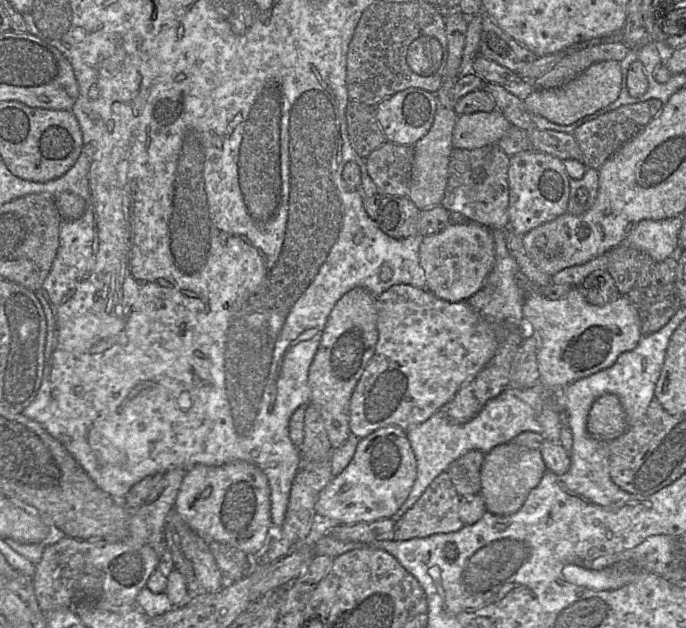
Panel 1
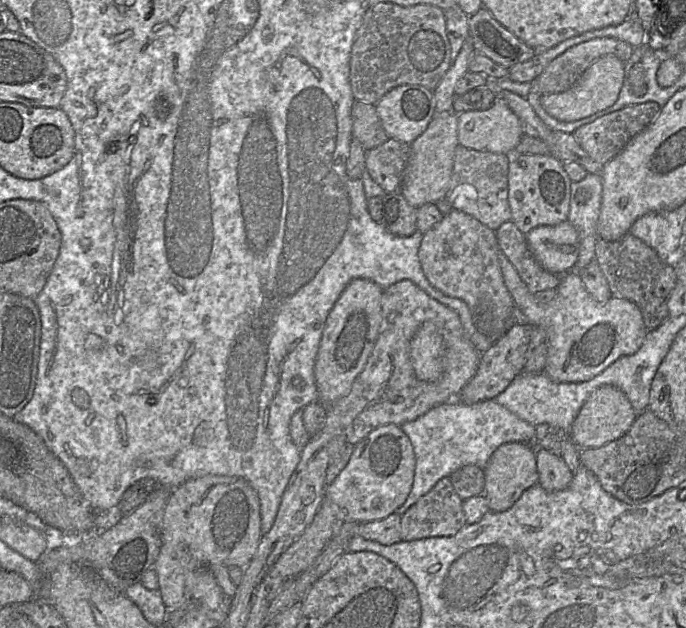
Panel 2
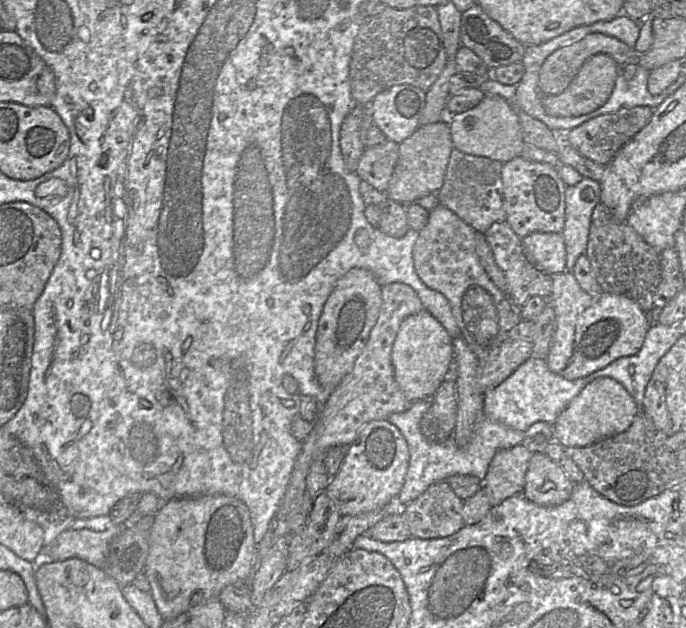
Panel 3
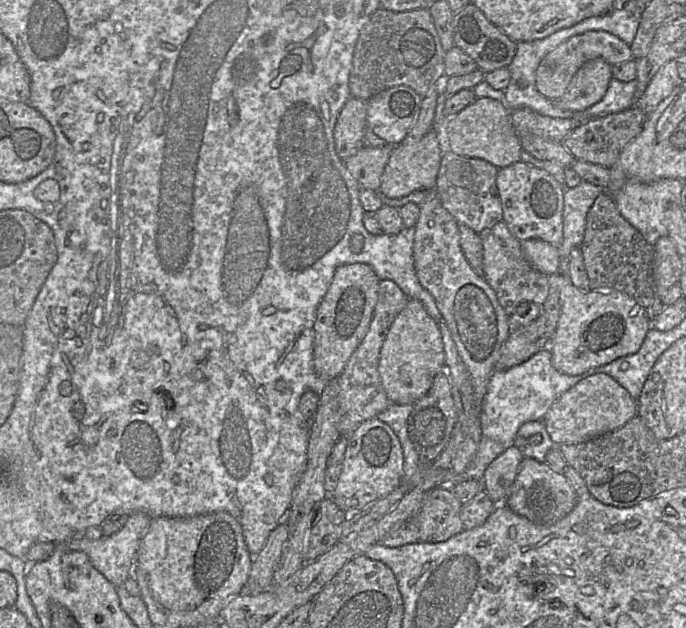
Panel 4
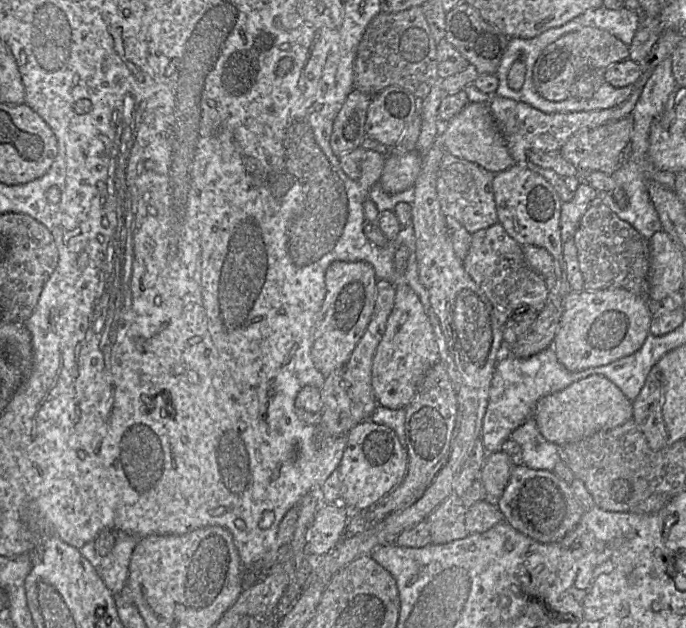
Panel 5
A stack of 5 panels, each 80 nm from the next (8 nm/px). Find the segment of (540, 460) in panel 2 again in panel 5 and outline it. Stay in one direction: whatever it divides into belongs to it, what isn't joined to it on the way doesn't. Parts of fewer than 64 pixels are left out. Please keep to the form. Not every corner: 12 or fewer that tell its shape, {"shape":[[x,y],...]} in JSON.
{"shape":[[514,461],[495,503],[540,543],[561,540],[585,513],[553,471]]}

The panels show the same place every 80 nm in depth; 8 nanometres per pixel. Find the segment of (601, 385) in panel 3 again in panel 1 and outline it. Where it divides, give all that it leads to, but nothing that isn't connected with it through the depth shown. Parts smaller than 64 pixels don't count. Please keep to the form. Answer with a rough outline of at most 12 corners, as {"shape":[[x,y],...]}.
{"shape":[[615,394],[592,404],[587,431],[611,442],[628,429]]}

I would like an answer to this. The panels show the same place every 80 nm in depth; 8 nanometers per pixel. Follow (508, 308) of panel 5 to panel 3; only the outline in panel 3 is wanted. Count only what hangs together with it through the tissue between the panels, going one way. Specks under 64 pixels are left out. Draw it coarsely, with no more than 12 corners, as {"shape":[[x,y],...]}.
{"shape":[[506,220],[484,233],[515,307],[549,298],[551,275],[527,259]]}

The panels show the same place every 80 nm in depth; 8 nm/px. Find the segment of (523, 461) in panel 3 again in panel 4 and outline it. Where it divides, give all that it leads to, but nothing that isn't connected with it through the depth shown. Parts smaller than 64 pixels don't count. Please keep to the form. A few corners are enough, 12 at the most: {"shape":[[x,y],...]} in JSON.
{"shape":[[512,445],[486,468],[483,489],[505,501],[524,458]]}

